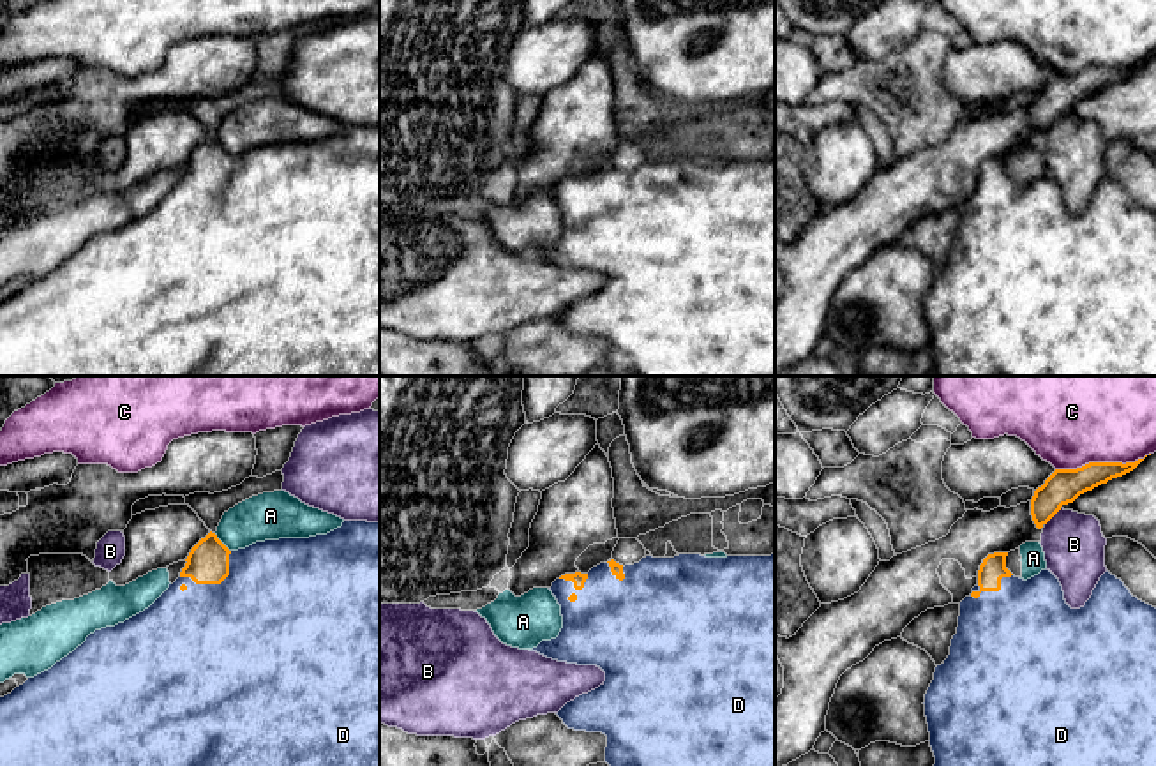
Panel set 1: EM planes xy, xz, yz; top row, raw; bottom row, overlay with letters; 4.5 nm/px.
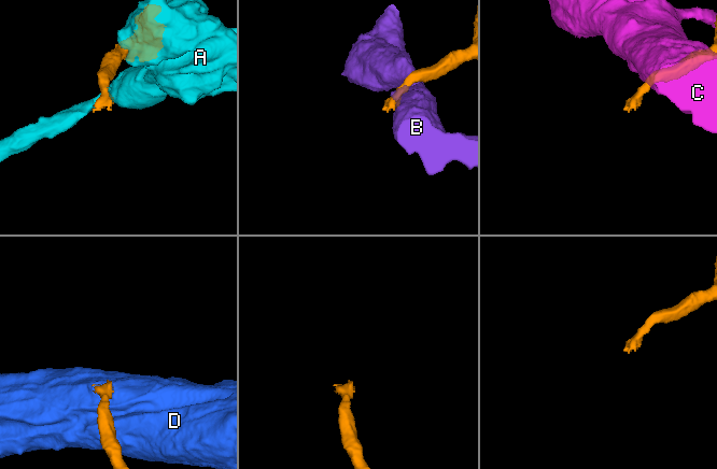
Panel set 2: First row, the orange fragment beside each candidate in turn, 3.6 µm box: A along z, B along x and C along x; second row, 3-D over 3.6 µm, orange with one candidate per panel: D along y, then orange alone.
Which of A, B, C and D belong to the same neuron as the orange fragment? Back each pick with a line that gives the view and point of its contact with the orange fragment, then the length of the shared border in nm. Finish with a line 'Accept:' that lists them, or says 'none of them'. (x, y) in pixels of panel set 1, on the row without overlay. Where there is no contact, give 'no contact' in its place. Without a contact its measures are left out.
D: contact xy (216, 187); length 260 nm
Accept: D

